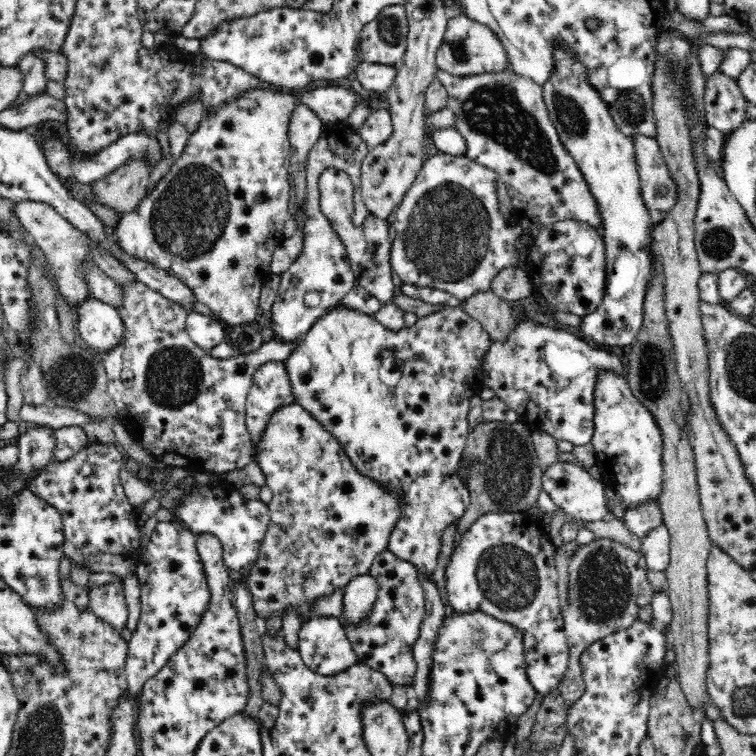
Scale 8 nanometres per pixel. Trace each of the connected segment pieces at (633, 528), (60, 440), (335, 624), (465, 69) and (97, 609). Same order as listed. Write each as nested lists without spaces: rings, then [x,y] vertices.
[[[648,498],[646,502],[636,506],[626,506],[624,516],[620,519],[625,528],[641,540],[648,538],[648,534],[660,528],[663,514],[657,500]]]
[[[69,426],[53,429],[56,446],[52,452],[52,462],[62,462],[83,451],[89,442],[88,435],[81,426]]]
[[[312,617],[302,622],[298,632],[298,652],[308,669],[316,671],[323,677],[332,677],[335,674],[348,670],[359,662],[352,643],[348,640],[345,627],[340,618]]]
[[[460,14],[447,22],[444,38],[437,51],[435,61],[438,69],[456,76],[500,72],[504,68],[511,68],[496,33],[492,33],[488,26],[481,25]]]
[[[108,583],[88,588],[88,605],[92,613],[121,636],[129,615],[122,583]]]

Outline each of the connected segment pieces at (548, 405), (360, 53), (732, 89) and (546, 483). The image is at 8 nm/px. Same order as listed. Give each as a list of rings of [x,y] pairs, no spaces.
[[[522,320],[516,332],[505,343],[491,343],[483,358],[484,385],[490,387],[498,399],[518,413],[520,420],[533,432],[545,432],[555,440],[565,440],[574,446],[591,442],[594,432],[594,394],[602,373],[624,377],[624,363],[614,353],[594,349],[584,340],[568,332],[538,326],[532,320]]]
[[[403,5],[383,8],[360,30],[357,38],[356,63],[394,67],[403,61],[408,34],[407,14]]]
[[[720,69],[706,77],[703,96],[706,123],[724,135],[730,134],[747,119],[747,100],[737,80],[726,76]]]
[[[558,460],[554,464],[550,464],[543,470],[543,477],[540,478],[540,488],[550,496],[558,508],[571,517],[584,522],[596,522],[606,514],[606,486],[578,463]]]

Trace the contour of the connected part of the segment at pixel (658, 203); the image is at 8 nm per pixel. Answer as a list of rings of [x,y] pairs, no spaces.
[[[633,135],[635,157],[641,180],[642,198],[652,222],[662,222],[676,202],[676,185],[670,177],[666,161],[662,160],[660,145],[654,138]]]

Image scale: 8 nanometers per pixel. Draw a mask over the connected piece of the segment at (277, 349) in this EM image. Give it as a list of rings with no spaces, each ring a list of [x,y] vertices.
[[[138,280],[119,286],[123,289],[123,299],[116,309],[124,324],[124,336],[118,346],[103,356],[108,377],[107,392],[115,402],[119,421],[155,460],[165,465],[186,467],[187,464],[196,464],[207,472],[227,473],[250,464],[254,459],[255,445],[245,425],[245,404],[253,384],[253,374],[264,362],[286,360],[296,348],[298,339],[284,342],[274,338],[271,342],[262,343],[253,353],[217,359],[189,337],[185,322],[190,312],[179,302],[164,297]]]

